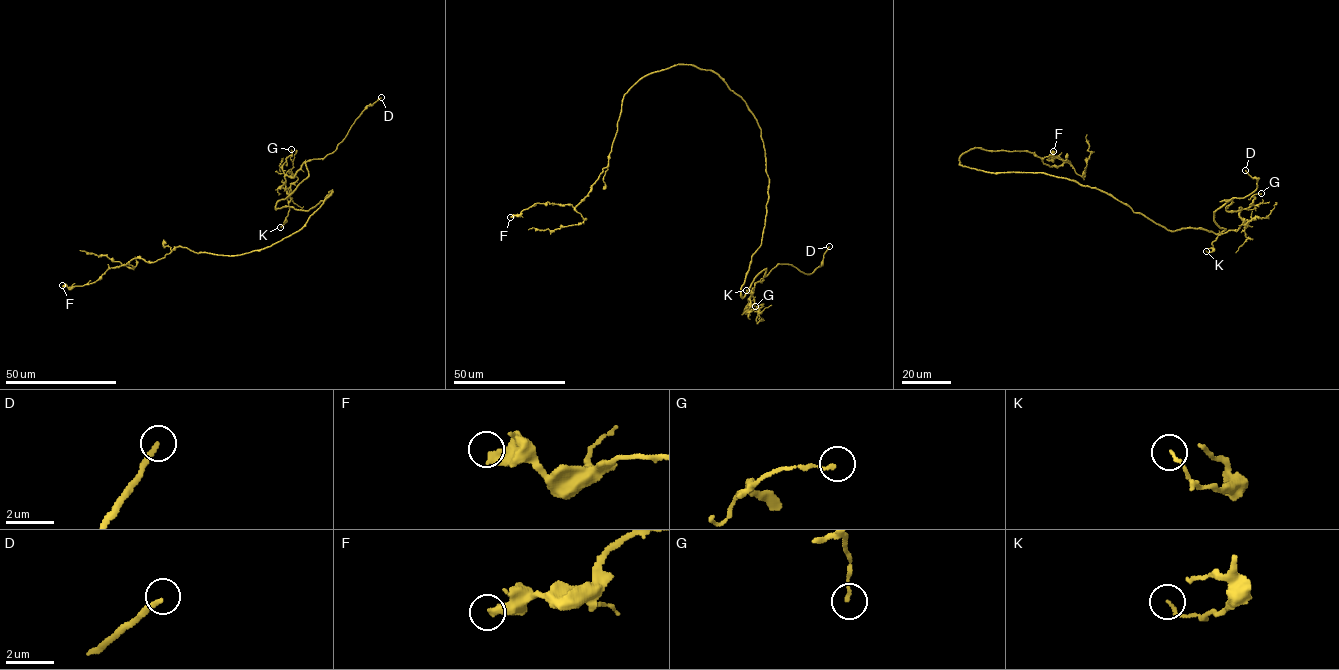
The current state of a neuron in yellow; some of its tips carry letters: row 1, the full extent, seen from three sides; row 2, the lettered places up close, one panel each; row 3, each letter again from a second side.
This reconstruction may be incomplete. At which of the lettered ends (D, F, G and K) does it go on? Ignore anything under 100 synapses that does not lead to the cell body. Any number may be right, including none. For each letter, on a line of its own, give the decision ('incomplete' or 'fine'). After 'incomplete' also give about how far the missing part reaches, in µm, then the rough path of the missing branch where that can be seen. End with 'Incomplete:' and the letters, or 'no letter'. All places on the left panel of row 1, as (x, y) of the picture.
D: incomplete | 20 µm | (381, 97), (387, 88), (393, 93)
F: fine
G: fine
K: fine
Incomplete: D

